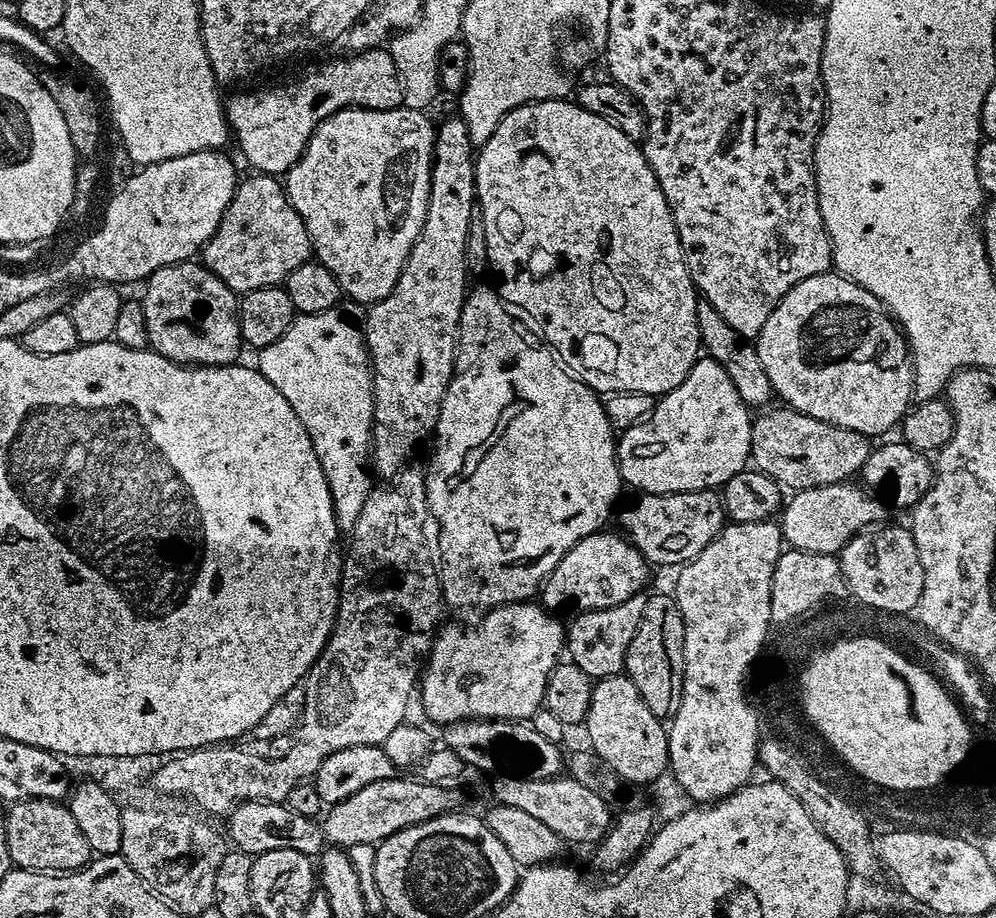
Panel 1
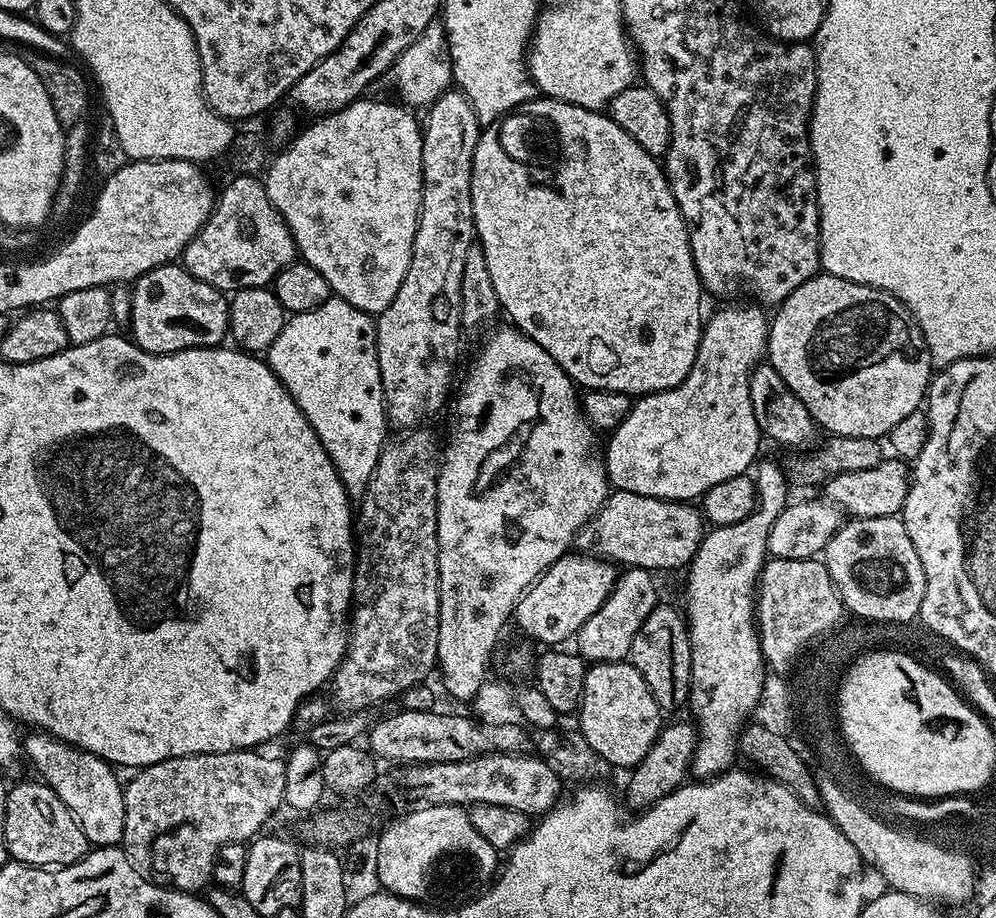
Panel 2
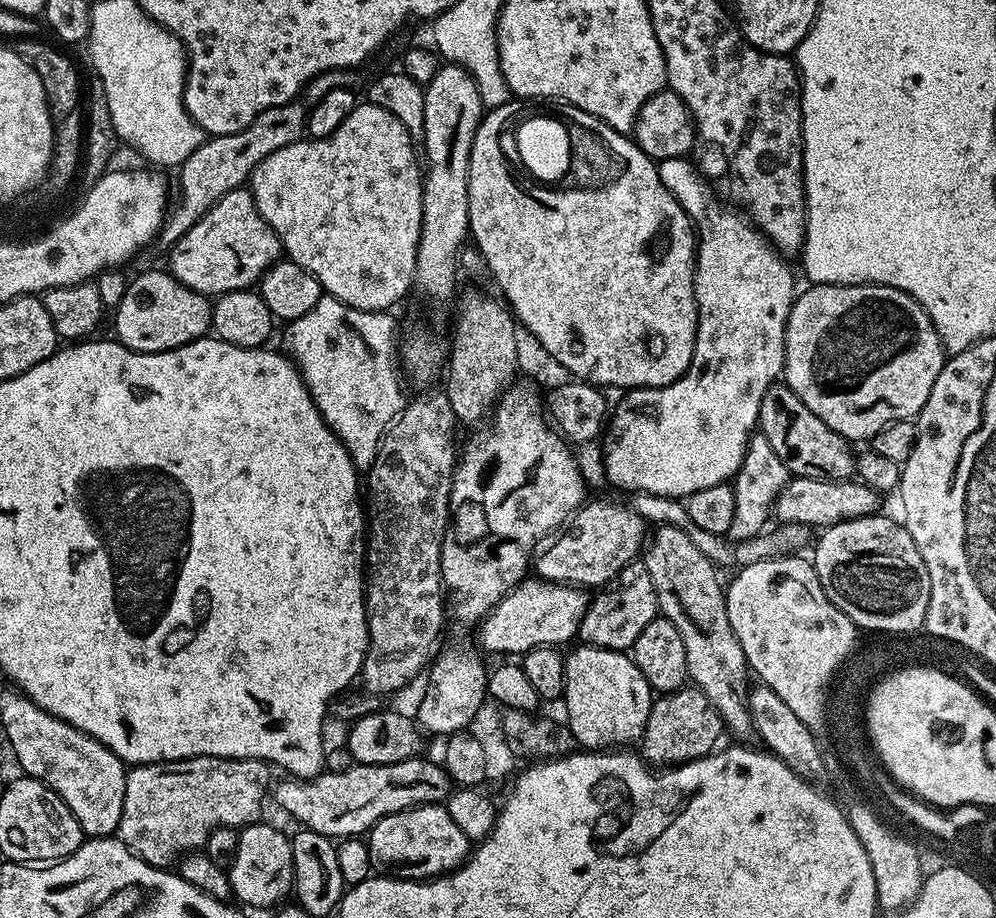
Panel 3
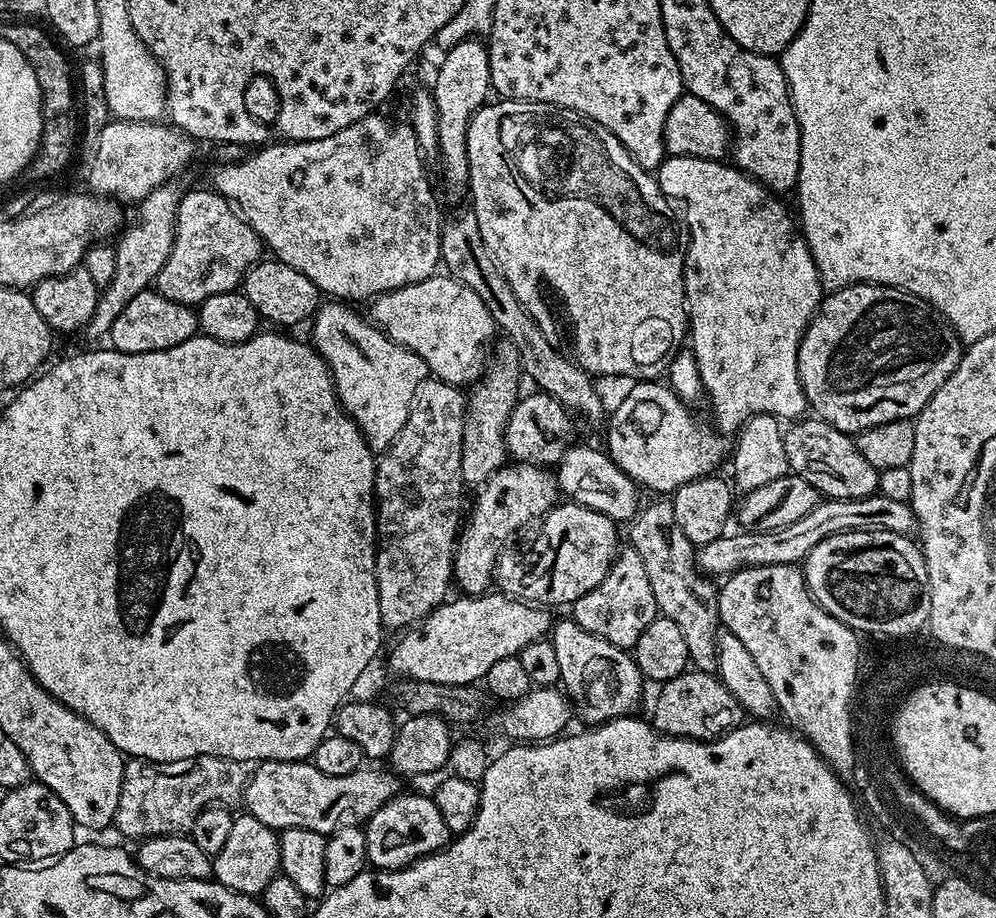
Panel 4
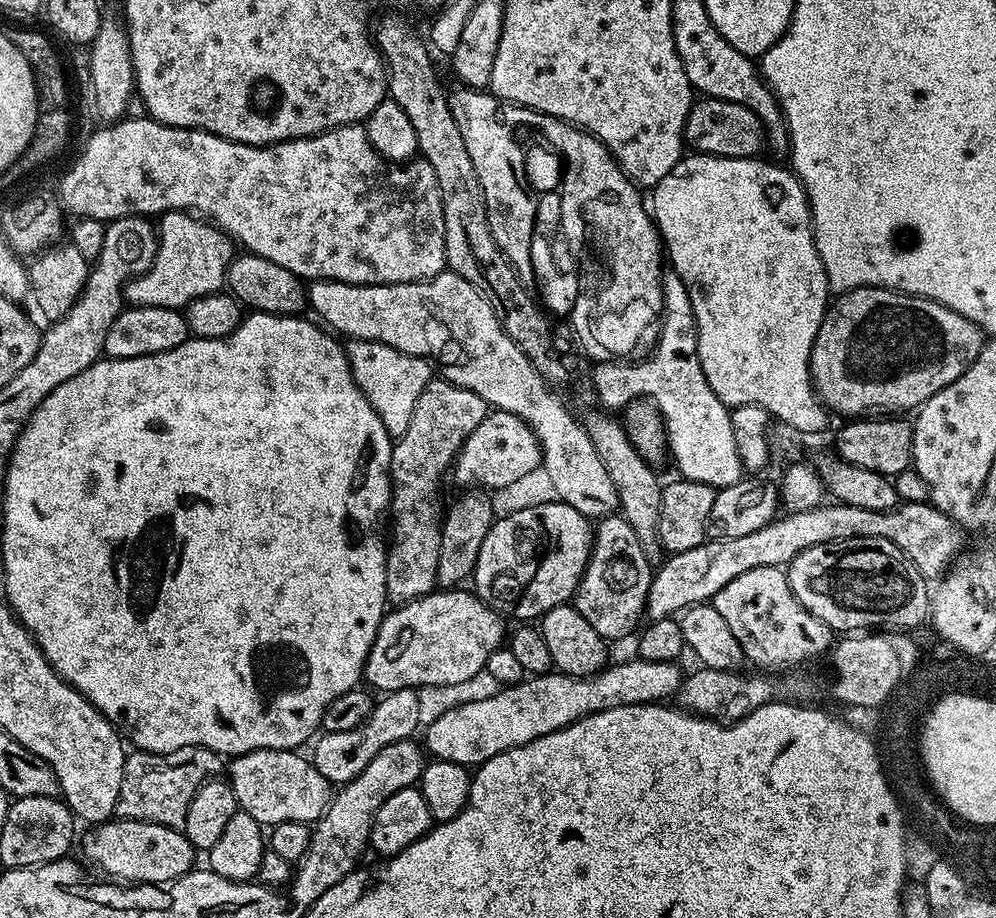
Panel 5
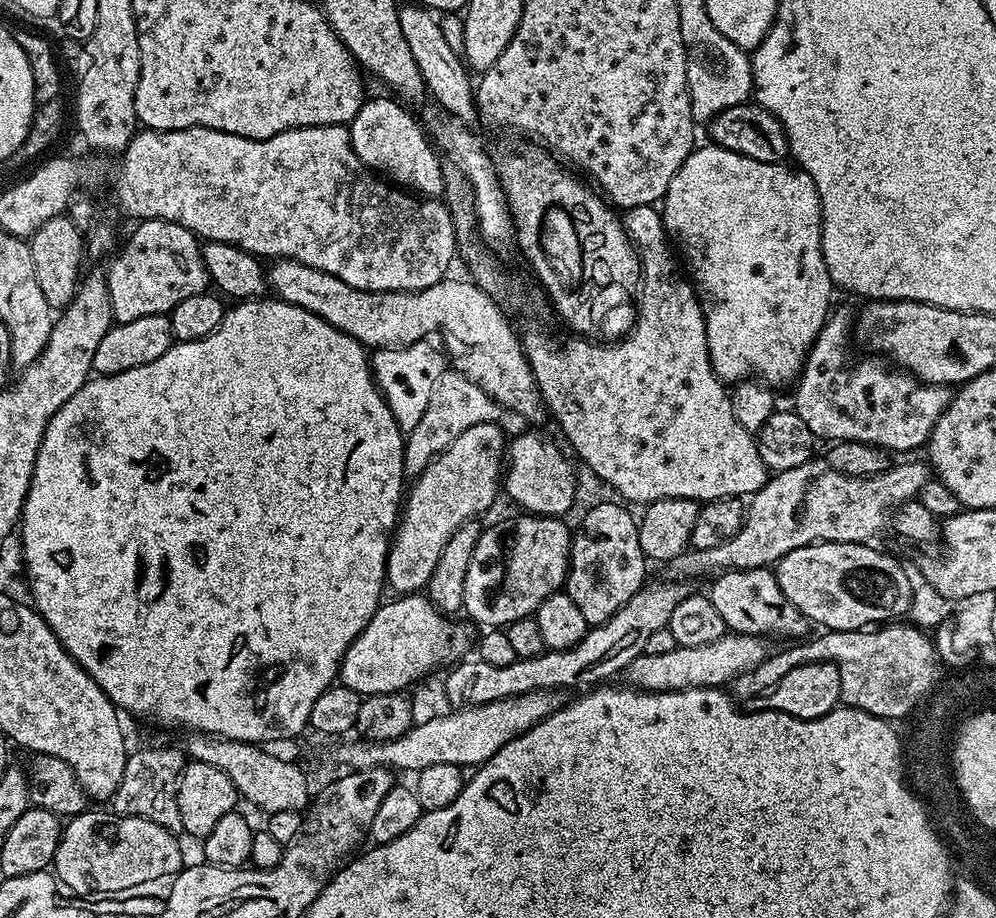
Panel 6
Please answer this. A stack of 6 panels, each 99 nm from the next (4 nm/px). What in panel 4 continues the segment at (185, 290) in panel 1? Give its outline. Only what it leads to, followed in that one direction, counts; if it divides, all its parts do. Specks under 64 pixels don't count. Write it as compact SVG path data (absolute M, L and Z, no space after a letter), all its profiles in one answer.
M149 290L138 294L126 305L126 310L114 318L114 326L110 333L111 347L117 352L126 354L142 354L157 352L178 346L186 342L198 332L198 316L187 304L179 304L166 298L160 292Z

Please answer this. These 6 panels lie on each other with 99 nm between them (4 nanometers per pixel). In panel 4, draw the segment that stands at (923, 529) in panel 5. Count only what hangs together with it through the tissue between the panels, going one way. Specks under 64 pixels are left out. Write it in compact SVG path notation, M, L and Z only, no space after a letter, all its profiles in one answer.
M873 494L866 498L853 500L821 499L819 504L810 510L810 514L798 518L798 522L790 522L790 526L782 526L769 532L737 531L737 536L725 534L714 542L703 545L698 552L698 567L709 577L727 577L739 572L741 568L757 568L758 566L778 566L779 564L799 565L818 542L830 538L839 532L861 532L862 530L890 530L903 536L915 533L918 525L916 515L912 513L909 502L894 502L894 498L886 498Z

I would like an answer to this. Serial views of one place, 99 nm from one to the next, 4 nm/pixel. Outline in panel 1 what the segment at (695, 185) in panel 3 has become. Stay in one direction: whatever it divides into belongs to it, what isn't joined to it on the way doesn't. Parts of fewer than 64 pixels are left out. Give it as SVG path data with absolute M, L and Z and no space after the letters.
M707 358L697 359L686 379L655 401L651 413L639 424L619 433L616 461L620 463L621 481L627 487L629 484L637 488L637 493L649 496L719 489L730 478L734 478L734 474L745 471L749 463L752 421L748 405L738 398L738 390L734 390L734 382L730 382L730 374L726 374L718 362Z

